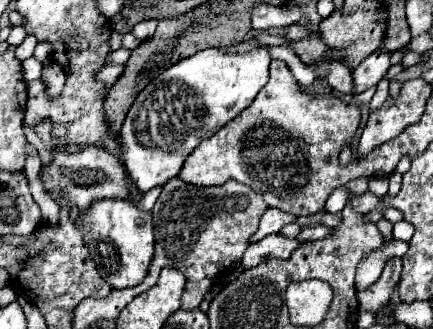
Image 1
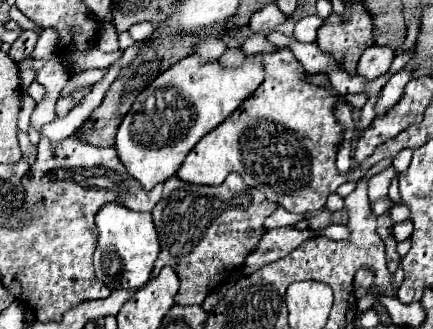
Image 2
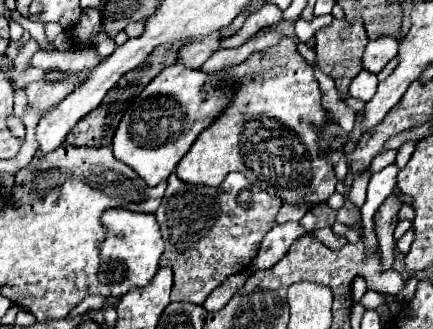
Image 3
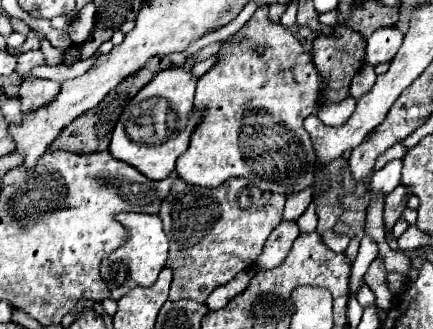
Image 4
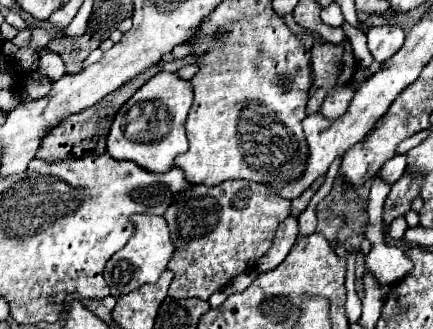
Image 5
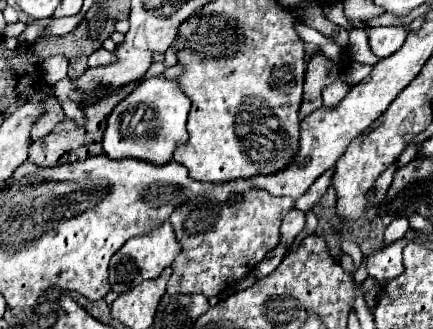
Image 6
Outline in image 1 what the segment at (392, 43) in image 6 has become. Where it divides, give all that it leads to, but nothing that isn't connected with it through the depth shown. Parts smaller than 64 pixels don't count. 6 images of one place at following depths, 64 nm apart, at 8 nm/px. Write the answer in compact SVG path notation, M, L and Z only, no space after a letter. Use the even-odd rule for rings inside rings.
M376 50L372 56L368 56L358 68L354 68L352 78L354 78L354 94L366 92L368 88L376 86L380 78L388 72L390 68L390 54L384 50Z

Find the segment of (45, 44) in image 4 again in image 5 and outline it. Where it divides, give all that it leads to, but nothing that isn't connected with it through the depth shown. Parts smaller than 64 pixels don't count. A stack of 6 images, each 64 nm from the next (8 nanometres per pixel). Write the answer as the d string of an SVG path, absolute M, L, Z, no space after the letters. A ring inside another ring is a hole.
M42 48L38 72L44 74L44 76L48 76L54 82L54 80L60 80L62 74L66 74L66 66L64 66L62 58L56 52L52 52L48 48Z

